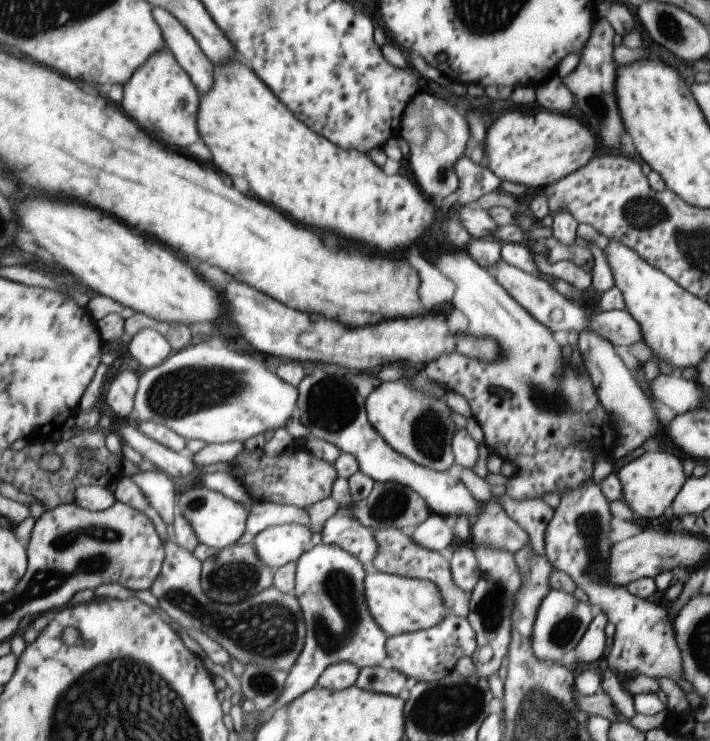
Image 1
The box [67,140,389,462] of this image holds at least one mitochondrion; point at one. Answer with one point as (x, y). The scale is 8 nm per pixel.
(182, 392)

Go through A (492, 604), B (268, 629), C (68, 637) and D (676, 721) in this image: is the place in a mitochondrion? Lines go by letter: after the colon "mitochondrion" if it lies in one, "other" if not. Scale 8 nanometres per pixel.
A: mitochondrion
B: mitochondrion
C: mitochondrion
D: other

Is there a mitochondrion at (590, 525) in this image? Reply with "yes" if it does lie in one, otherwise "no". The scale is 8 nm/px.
yes

